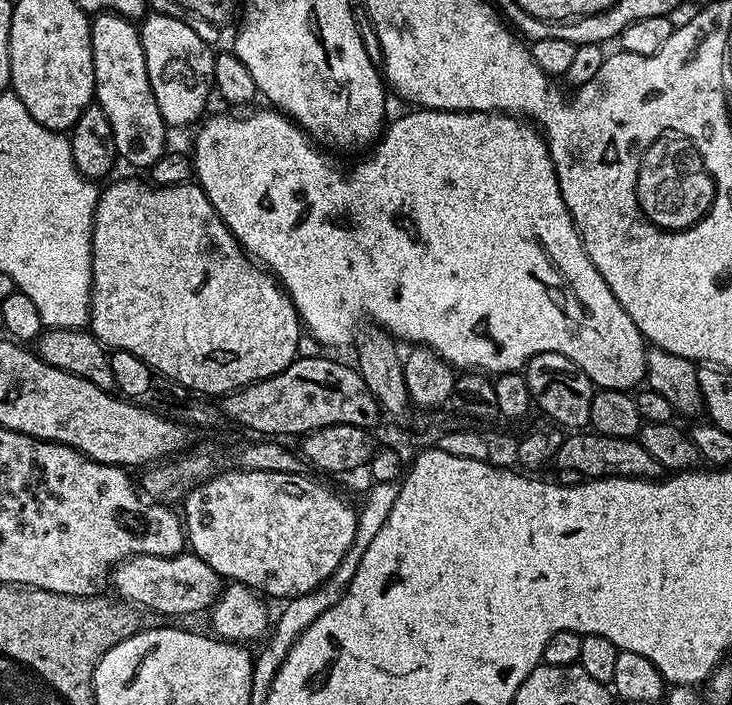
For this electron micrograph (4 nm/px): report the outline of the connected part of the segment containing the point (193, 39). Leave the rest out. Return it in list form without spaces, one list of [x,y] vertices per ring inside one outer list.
[[[152,12],[145,15],[139,30],[142,50],[146,54],[146,70],[154,90],[154,102],[158,102],[165,125],[172,130],[184,128],[187,124],[195,125],[205,115],[208,95],[211,97],[214,92],[216,56],[213,49],[202,42],[190,26],[186,26],[183,18],[170,18],[166,14]]]

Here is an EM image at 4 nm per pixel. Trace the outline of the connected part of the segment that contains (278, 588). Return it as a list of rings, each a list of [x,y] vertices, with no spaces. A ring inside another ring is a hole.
[[[217,471],[184,497],[182,523],[191,551],[225,581],[245,584],[265,597],[291,598],[320,588],[338,569],[354,542],[357,509],[300,472],[231,471]]]

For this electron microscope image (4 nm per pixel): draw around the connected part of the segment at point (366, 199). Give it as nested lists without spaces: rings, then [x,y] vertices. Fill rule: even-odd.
[[[433,108],[408,110],[412,112],[398,117],[393,124],[391,121],[385,127],[365,160],[358,161],[348,173],[344,173],[338,165],[328,161],[324,153],[327,151],[317,147],[299,124],[279,110],[267,111],[252,112],[249,116],[209,115],[199,125],[201,128],[196,136],[196,145],[190,151],[194,180],[206,198],[210,198],[214,210],[218,210],[222,222],[226,222],[245,252],[279,280],[280,287],[288,293],[292,305],[296,307],[307,335],[309,332],[318,343],[328,348],[344,348],[352,339],[357,339],[356,331],[363,320],[373,320],[376,323],[373,325],[379,326],[397,341],[409,340],[409,345],[430,348],[457,370],[475,370],[485,374],[520,372],[530,358],[553,352],[570,358],[570,362],[578,365],[592,379],[597,389],[632,390],[639,380],[641,383],[645,379],[648,353],[644,335],[638,326],[634,326],[630,314],[622,310],[618,298],[614,298],[594,262],[590,262],[580,232],[562,198],[548,144],[531,123],[503,112],[439,112]],[[544,248],[572,248],[576,255],[576,296],[568,289],[563,274],[556,269],[555,262],[548,257]]]

